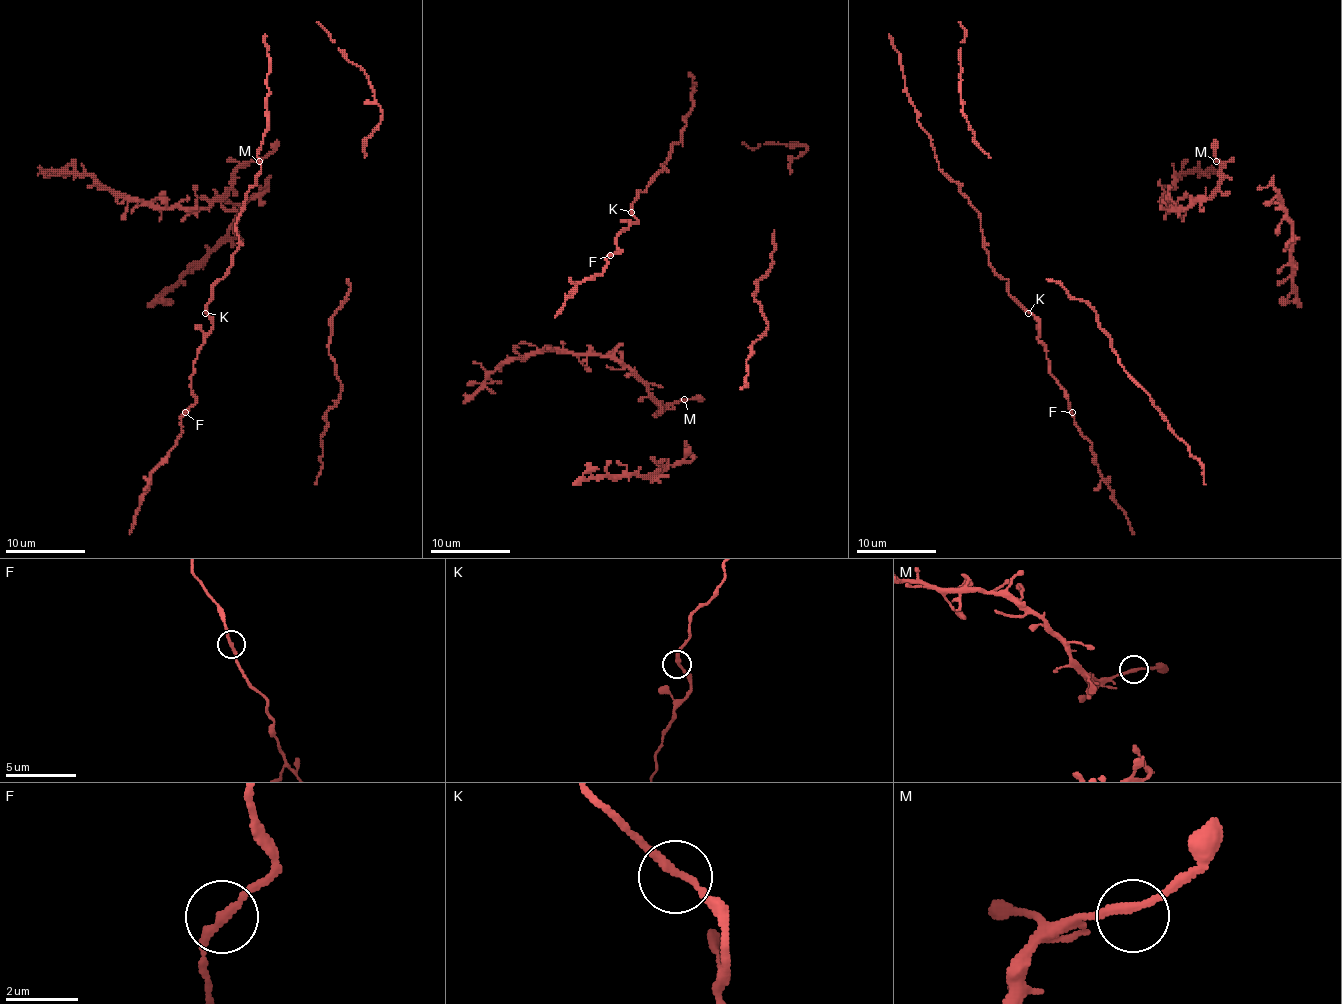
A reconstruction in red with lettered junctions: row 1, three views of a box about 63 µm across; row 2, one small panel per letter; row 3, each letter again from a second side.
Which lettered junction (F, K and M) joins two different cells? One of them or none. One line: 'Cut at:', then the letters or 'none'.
Cut at: none

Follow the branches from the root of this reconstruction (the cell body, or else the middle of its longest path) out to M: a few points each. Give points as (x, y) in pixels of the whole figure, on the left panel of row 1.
M: (193, 209), (207, 209), (219, 201), (233, 185), (237, 169), (249, 161), (259, 161)

